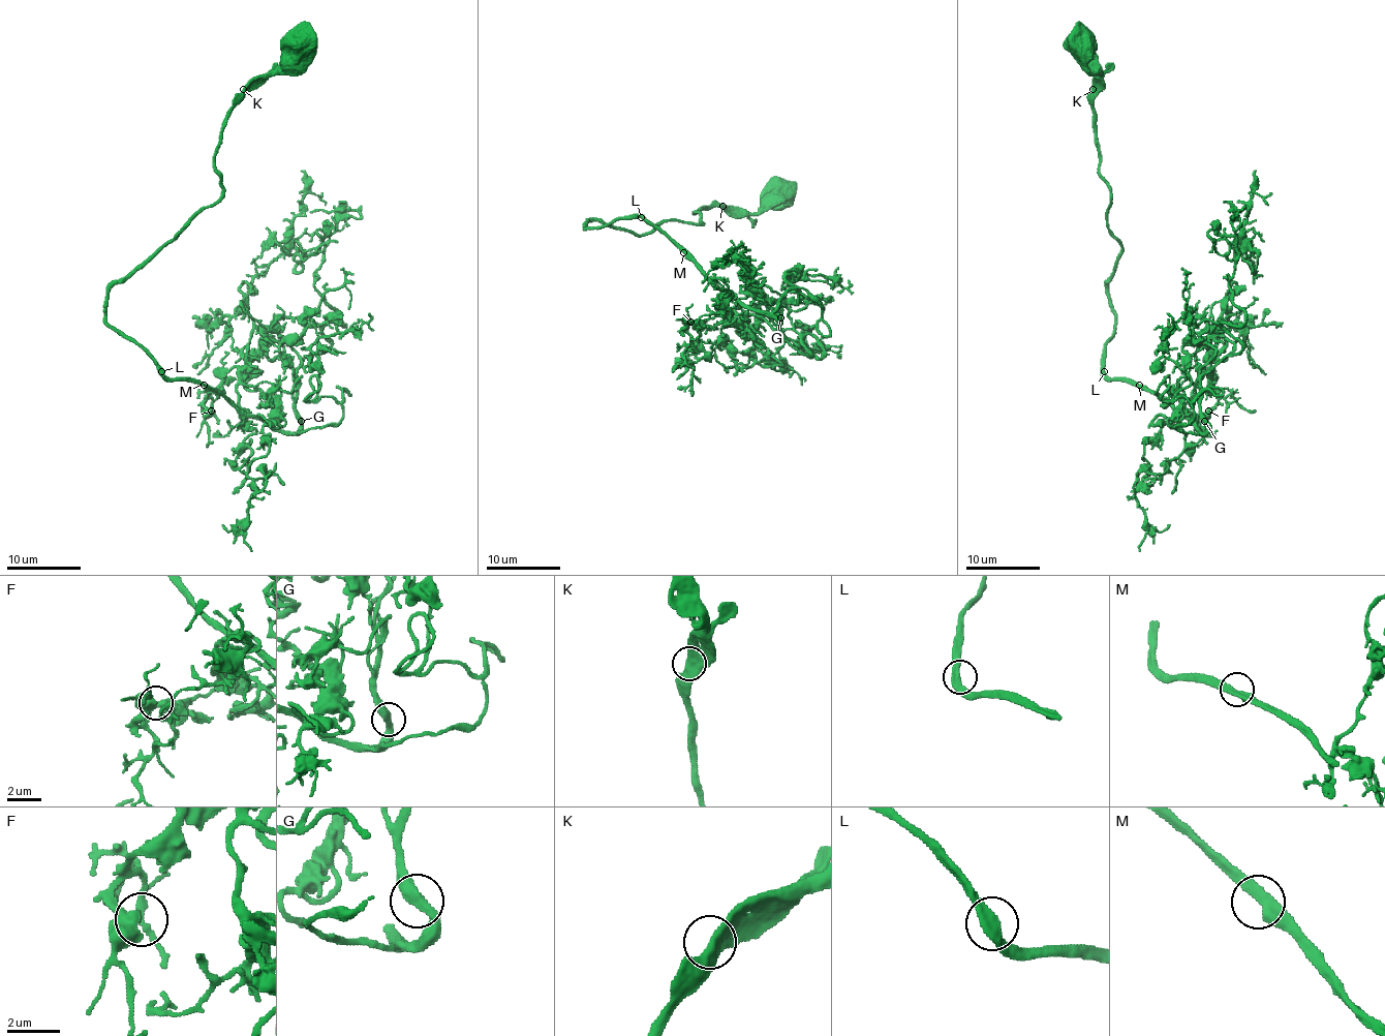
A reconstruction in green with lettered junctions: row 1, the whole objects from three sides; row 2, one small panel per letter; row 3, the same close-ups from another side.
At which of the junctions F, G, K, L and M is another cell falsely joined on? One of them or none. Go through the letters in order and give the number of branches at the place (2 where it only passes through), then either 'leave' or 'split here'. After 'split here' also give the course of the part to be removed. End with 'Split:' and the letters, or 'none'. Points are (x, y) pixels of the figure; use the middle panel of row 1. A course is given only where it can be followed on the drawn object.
F: 2 branches meet; leave
G: 2 branches meet; leave
K: 2 branches meet; leave
L: 2 branches meet; leave
M: 2 branches meet; leave
Split: none

